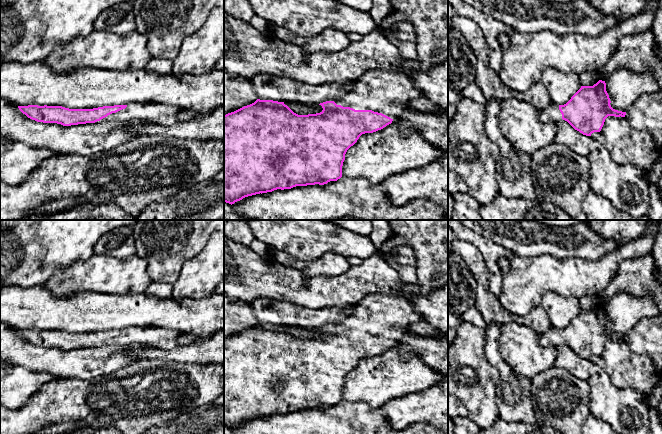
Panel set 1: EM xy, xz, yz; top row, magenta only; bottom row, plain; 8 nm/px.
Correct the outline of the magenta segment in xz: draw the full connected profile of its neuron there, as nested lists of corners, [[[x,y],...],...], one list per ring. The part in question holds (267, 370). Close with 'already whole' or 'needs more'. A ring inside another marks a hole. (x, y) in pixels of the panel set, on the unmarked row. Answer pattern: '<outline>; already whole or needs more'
[[[389,220],[389,225],[392,234],[395,236],[403,237],[411,246],[415,259],[416,259],[416,276],[417,283],[414,285],[404,284],[395,294],[374,293],[364,297],[360,302],[355,305],[353,312],[339,320],[334,325],[326,325],[320,327],[323,334],[320,337],[298,339],[294,337],[284,326],[273,324],[260,324],[257,323],[254,327],[244,330],[234,336],[224,339],[224,426],[234,428],[245,421],[272,416],[277,413],[291,413],[296,410],[307,409],[324,409],[330,405],[337,405],[342,401],[342,390],[345,384],[347,374],[353,370],[359,361],[365,357],[373,357],[383,353],[392,345],[399,341],[404,330],[412,323],[422,320],[423,316],[418,313],[410,299],[410,295],[427,295],[434,293],[441,289],[443,286],[448,285],[448,220]]]; needs more

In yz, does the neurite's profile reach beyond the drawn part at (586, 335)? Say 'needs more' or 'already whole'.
needs more

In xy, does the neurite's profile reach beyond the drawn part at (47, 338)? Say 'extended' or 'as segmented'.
extended

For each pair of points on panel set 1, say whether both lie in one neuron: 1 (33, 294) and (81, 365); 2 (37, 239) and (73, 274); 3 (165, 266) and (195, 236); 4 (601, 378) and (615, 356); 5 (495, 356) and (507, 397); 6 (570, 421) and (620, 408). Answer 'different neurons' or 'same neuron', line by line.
1: different neurons
2: different neurons
3: same neuron
4: different neurons
5: same neuron
6: different neurons

